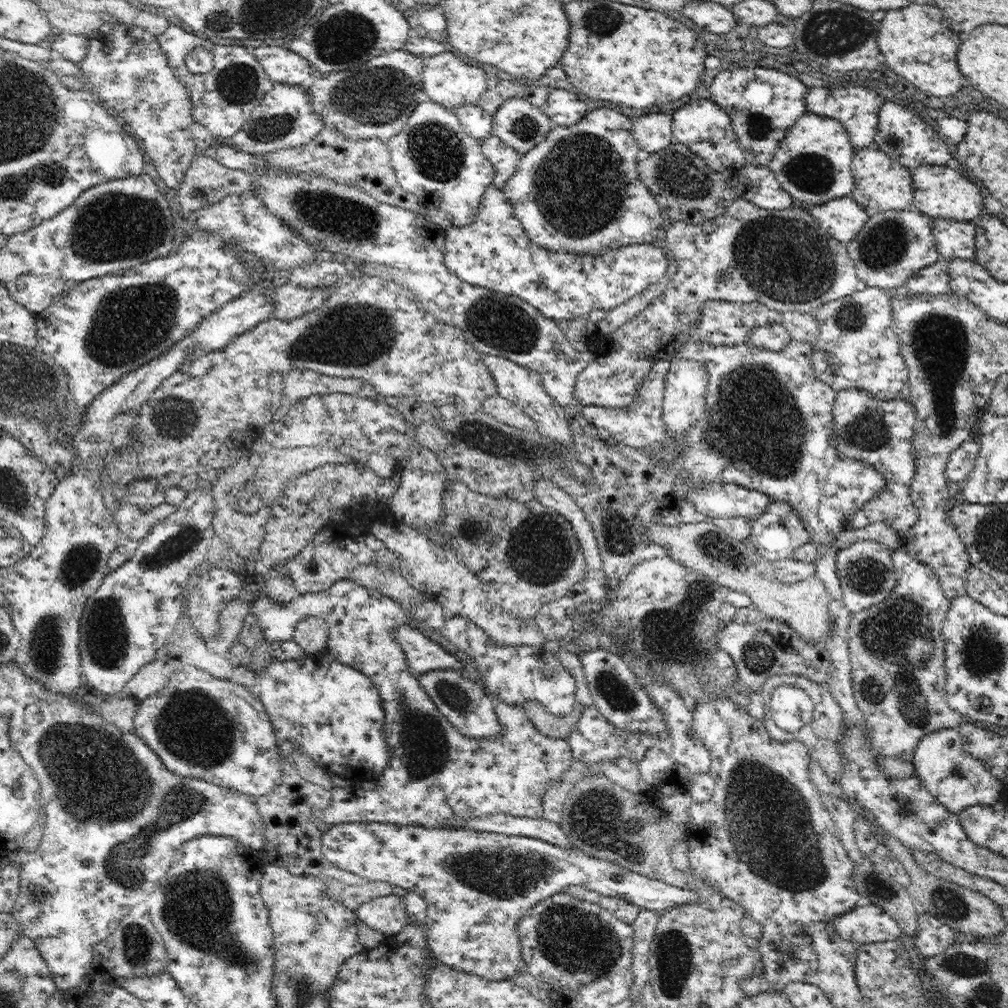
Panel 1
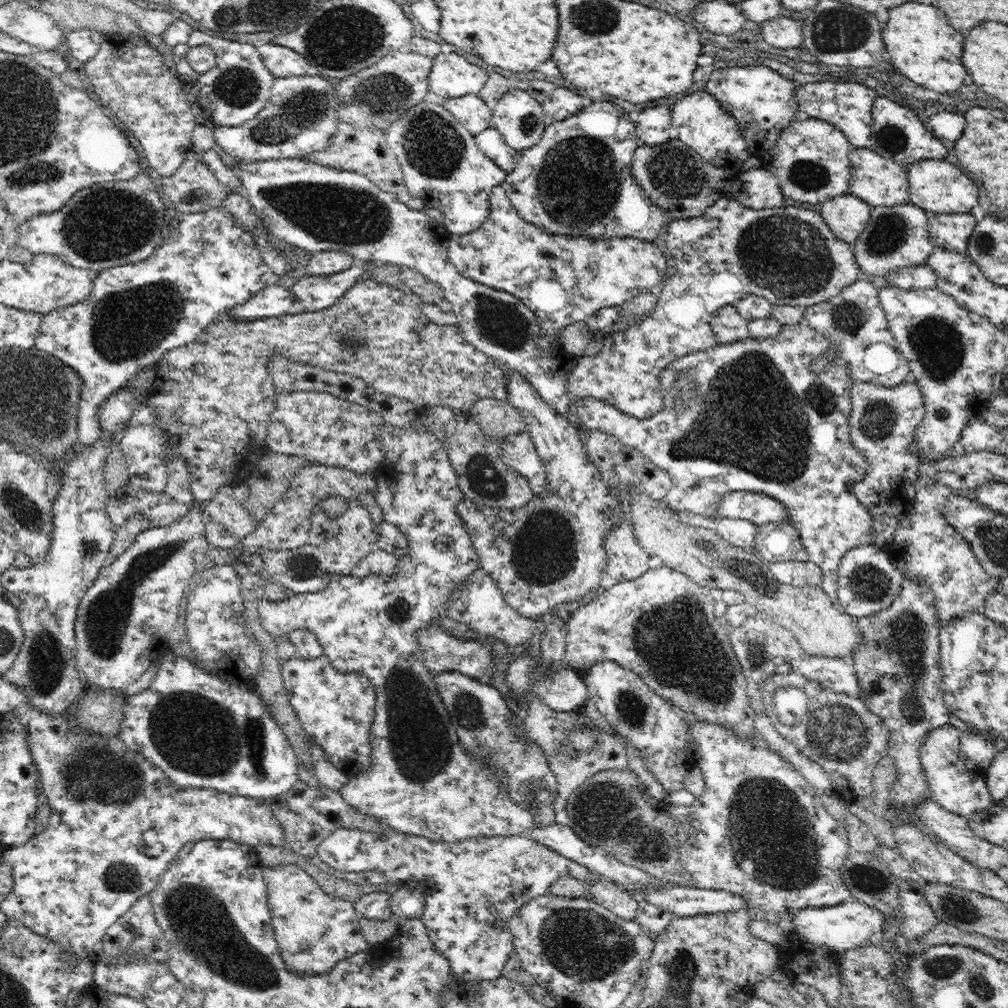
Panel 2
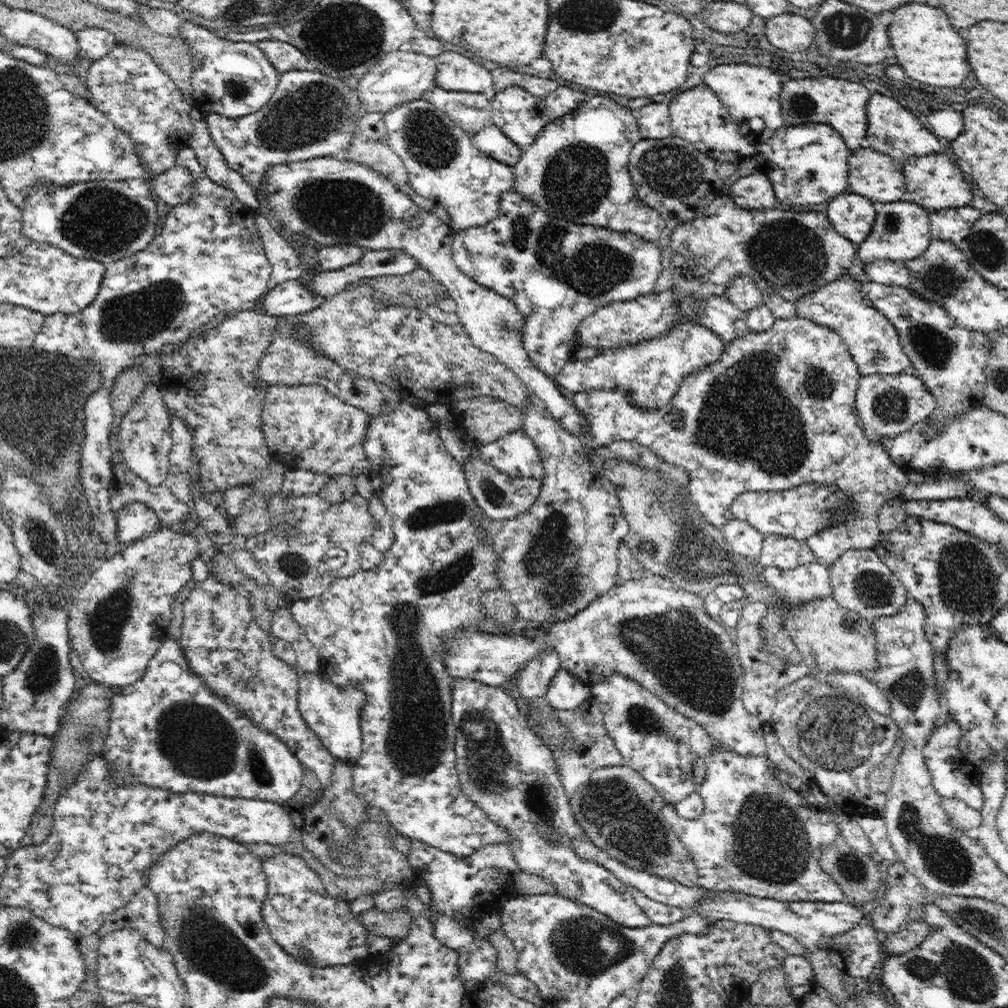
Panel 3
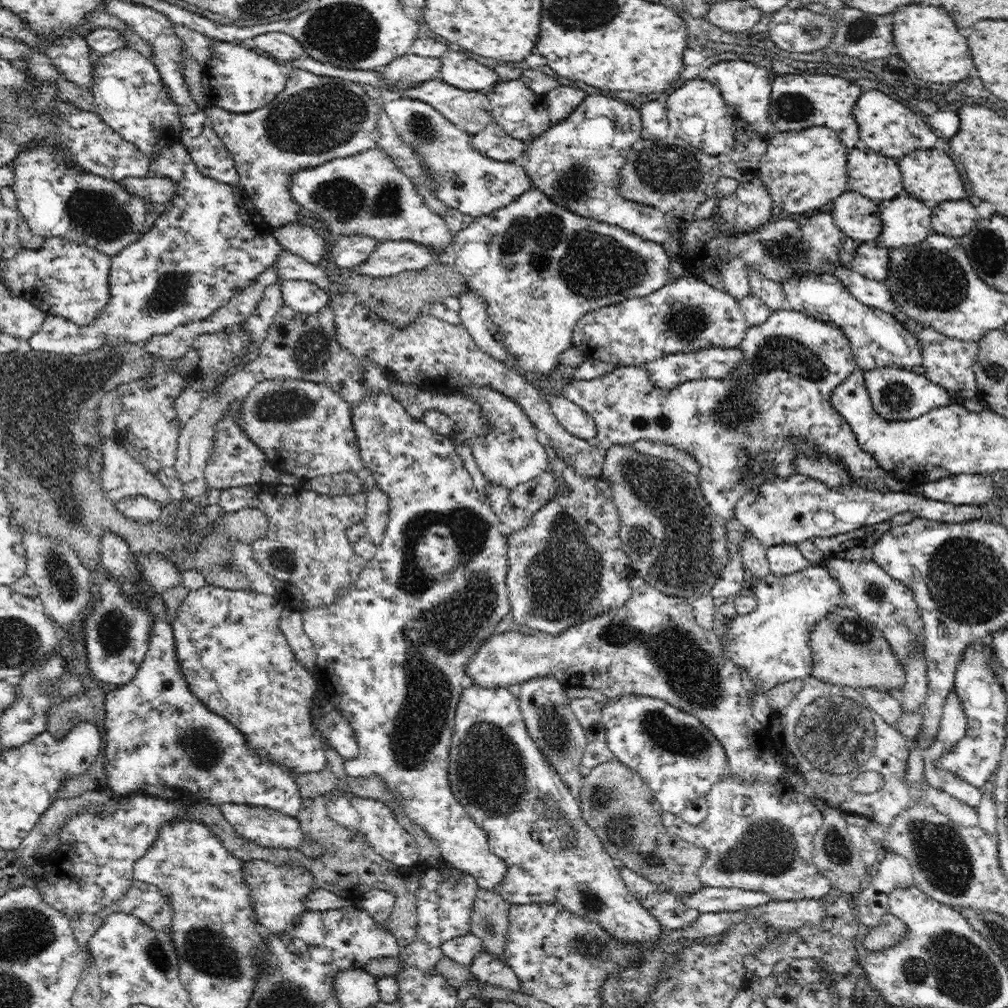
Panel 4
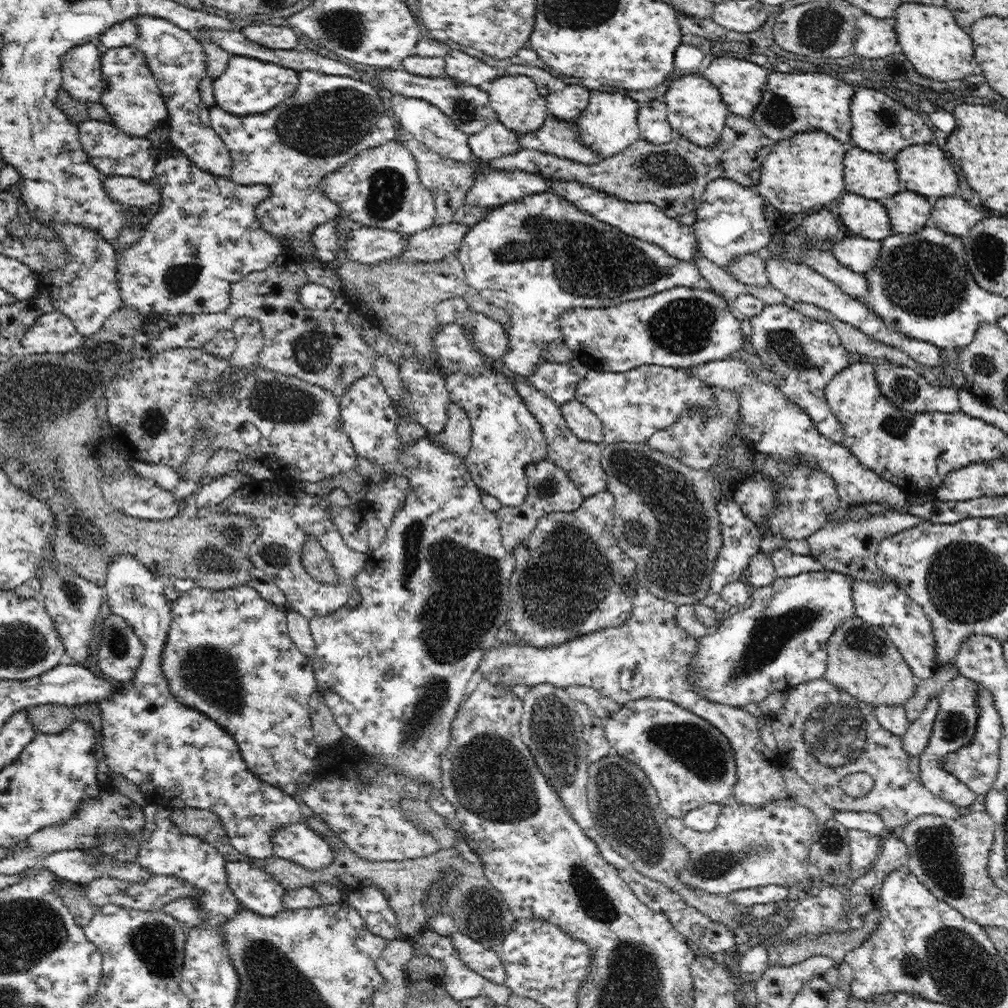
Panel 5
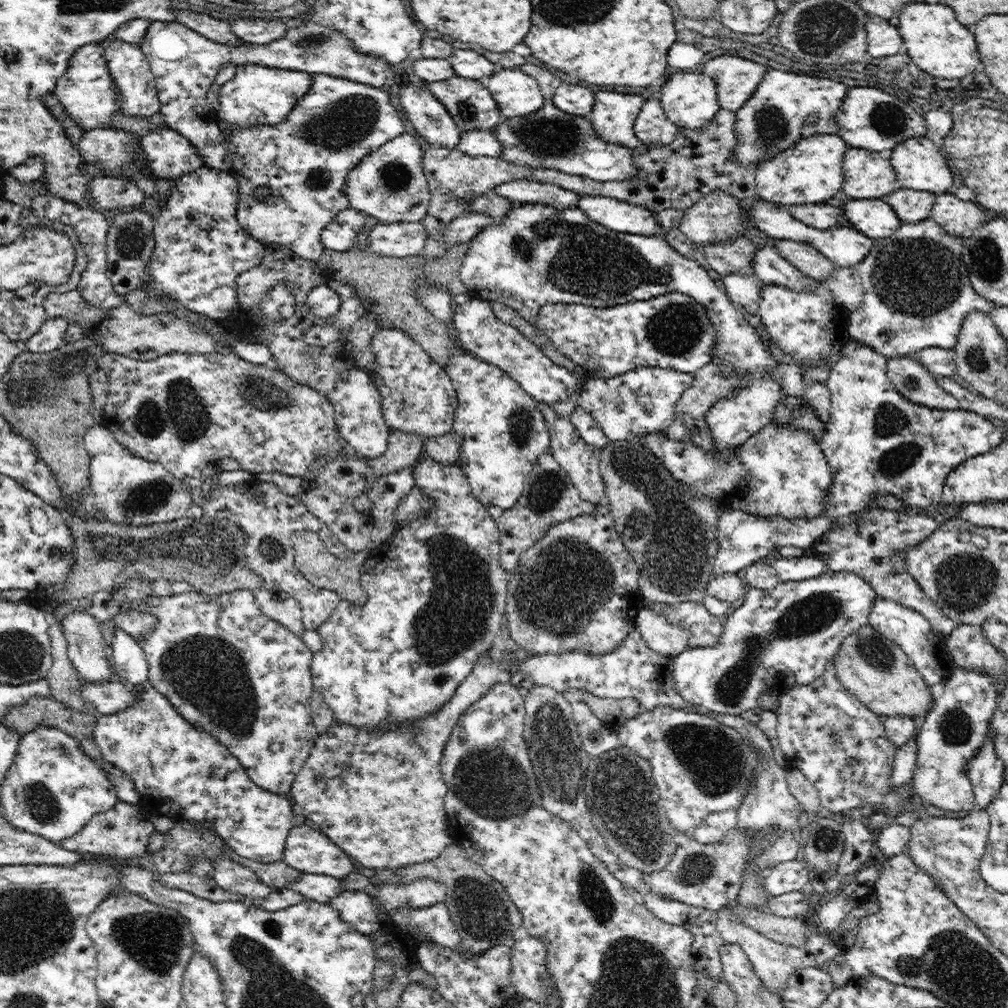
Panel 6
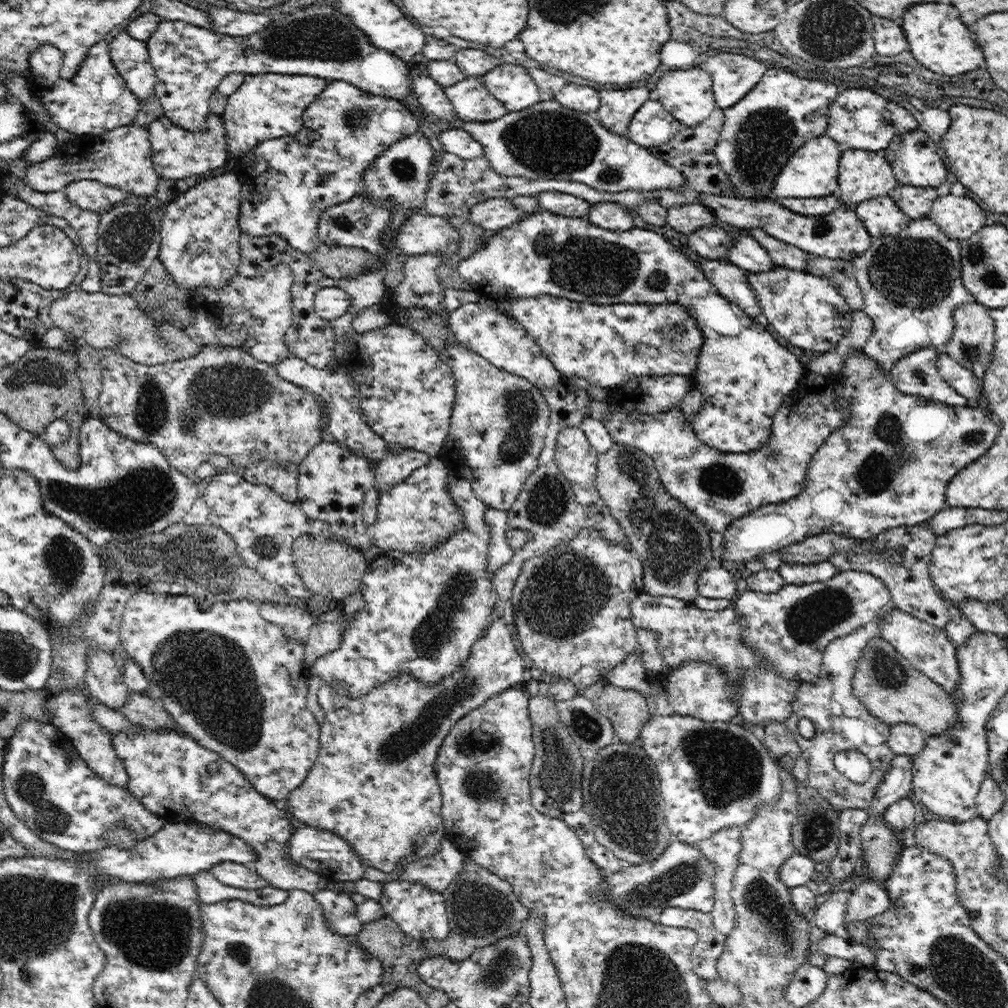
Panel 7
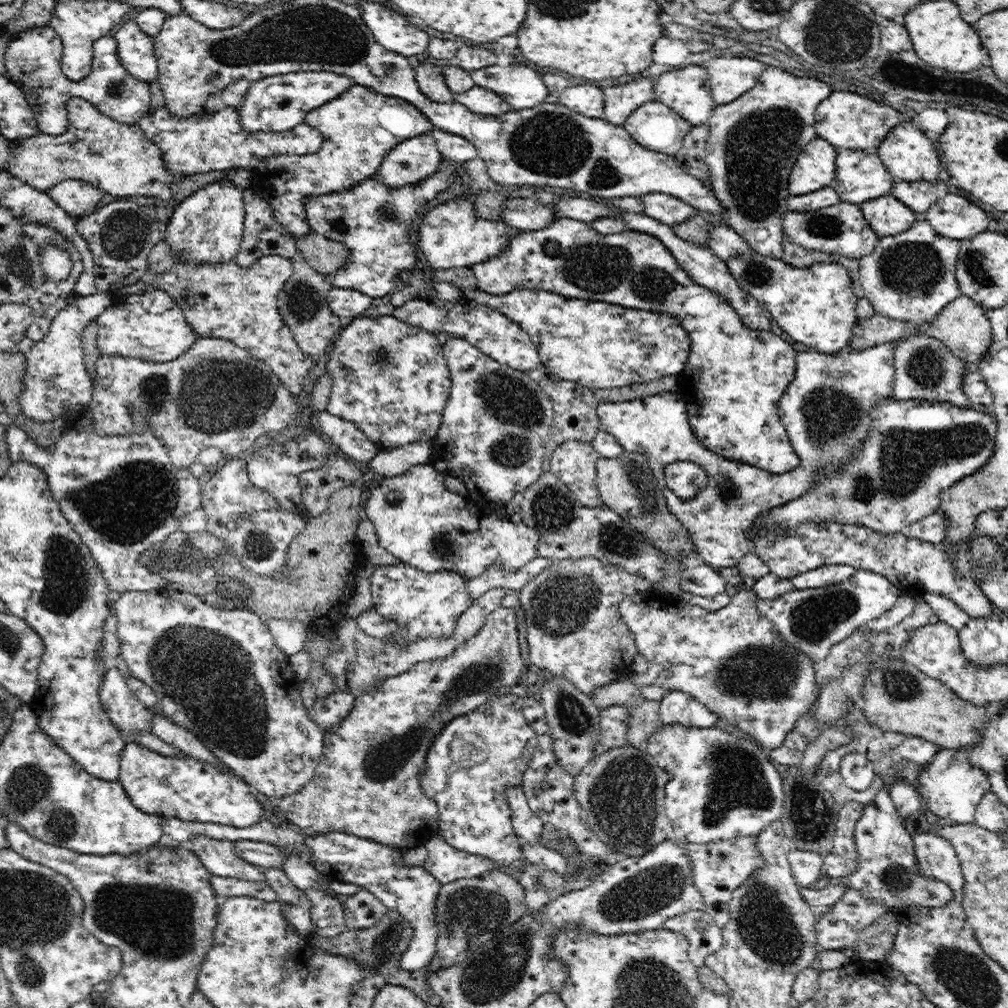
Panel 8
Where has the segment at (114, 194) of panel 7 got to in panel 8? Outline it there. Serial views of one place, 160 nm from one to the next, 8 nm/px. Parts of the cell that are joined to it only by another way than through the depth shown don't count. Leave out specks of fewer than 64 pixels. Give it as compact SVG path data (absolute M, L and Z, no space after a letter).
M74 179L62 181L46 192L72 217L93 214L98 210L98 204L106 194L88 182Z

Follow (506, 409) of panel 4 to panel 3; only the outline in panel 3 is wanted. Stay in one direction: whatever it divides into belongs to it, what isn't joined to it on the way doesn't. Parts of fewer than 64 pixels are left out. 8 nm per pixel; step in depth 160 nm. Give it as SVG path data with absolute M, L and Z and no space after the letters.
M523 430L506 433L479 448L480 458L496 470L516 478L541 480L543 462L534 441Z

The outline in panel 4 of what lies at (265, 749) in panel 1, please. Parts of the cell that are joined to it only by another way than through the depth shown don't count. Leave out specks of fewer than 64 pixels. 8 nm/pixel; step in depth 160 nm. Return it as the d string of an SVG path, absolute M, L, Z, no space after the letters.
M160 595L148 597L146 601L147 610L154 617L148 652L134 678L128 684L108 692L106 696L106 788L120 796L143 792L182 802L247 804L271 808L296 817L301 811L302 802L296 782L300 773L278 766L268 757L258 757L258 752L251 748L240 729L224 719L224 716L210 711L200 698L194 697L179 667L173 626L166 620L166 604Z

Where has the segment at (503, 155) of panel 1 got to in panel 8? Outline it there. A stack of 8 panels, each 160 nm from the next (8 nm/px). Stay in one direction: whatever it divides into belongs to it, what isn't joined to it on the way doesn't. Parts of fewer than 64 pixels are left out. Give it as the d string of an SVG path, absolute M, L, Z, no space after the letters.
M434 128L430 134L435 138L440 154L446 161L462 164L477 157L477 148L463 136Z

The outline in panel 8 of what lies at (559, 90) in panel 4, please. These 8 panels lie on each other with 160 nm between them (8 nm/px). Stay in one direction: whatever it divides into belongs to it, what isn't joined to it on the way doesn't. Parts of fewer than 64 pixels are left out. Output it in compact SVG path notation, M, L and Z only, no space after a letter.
M578 84L568 86L559 96L559 103L581 114L604 119L603 89L592 84Z

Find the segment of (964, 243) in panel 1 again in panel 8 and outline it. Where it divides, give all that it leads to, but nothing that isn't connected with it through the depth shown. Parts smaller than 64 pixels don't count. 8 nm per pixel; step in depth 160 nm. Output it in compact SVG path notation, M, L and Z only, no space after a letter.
M952 193L938 199L921 217L938 235L960 242L985 232L988 226L988 216L982 208Z

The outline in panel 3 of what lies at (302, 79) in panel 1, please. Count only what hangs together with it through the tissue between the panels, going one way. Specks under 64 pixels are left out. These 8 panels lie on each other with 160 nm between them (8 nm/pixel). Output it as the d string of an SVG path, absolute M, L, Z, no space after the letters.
M276 39L257 42L266 58L274 65L278 74L297 71L298 69L311 69L309 60L296 46Z

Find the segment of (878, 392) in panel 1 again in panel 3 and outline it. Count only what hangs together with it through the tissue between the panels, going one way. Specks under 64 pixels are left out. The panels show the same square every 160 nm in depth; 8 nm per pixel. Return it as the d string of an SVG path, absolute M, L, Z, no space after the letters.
M852 277L830 282L828 286L798 299L795 314L838 332L846 343L848 353L856 363L860 376L873 374L895 375L904 370L912 373L912 363L903 352L898 331L862 293L862 284Z

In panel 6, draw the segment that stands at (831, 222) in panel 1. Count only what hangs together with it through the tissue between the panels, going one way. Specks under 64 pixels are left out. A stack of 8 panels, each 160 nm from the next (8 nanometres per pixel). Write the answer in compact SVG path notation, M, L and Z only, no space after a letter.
M854 199L842 201L850 224L870 239L884 239L899 230L901 221L886 199Z

